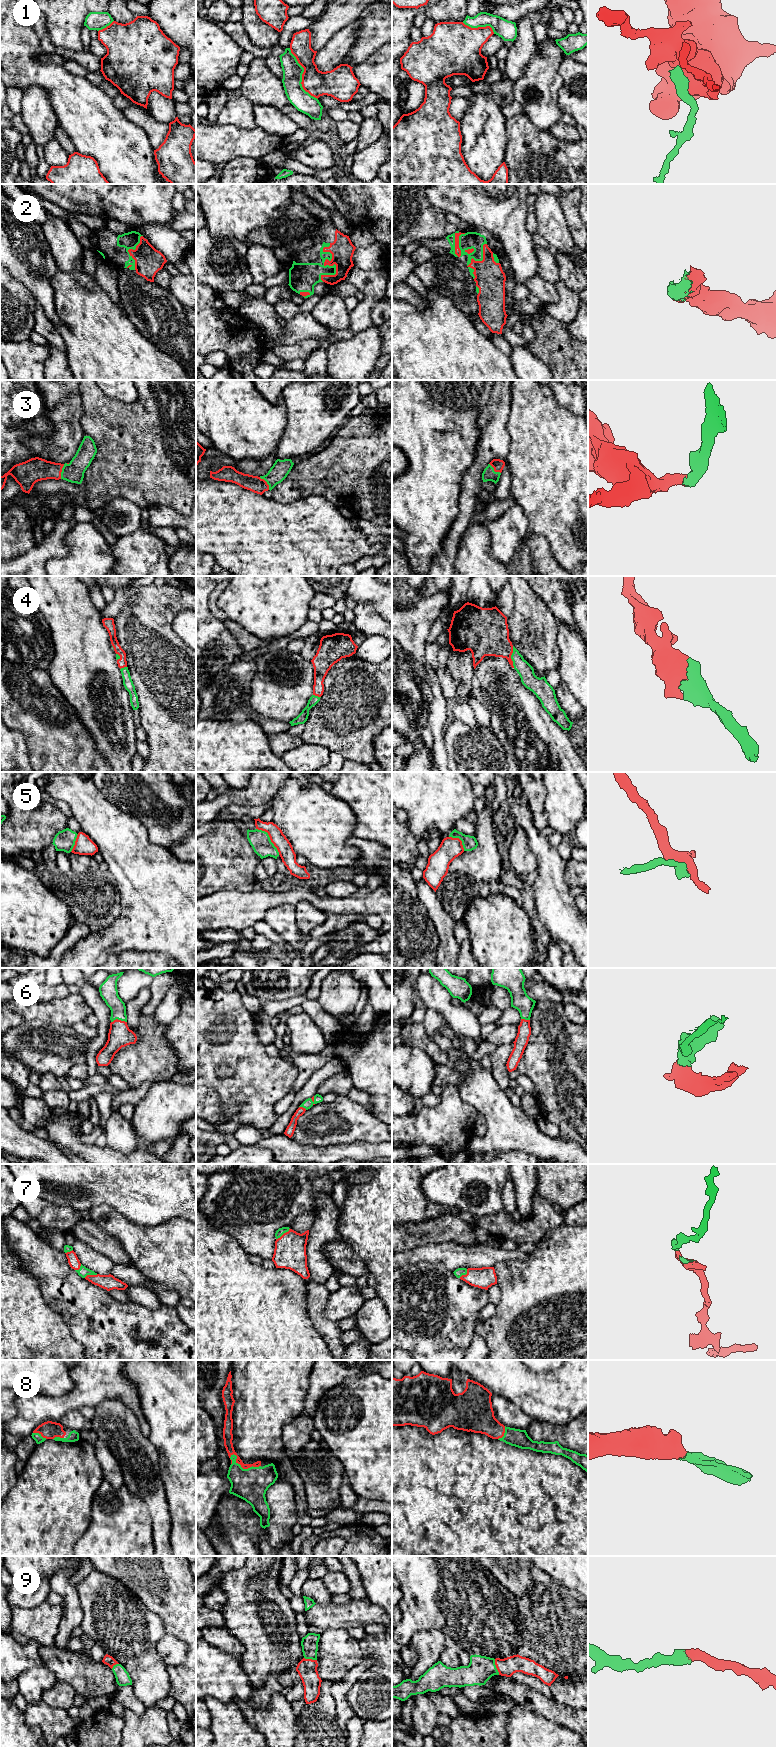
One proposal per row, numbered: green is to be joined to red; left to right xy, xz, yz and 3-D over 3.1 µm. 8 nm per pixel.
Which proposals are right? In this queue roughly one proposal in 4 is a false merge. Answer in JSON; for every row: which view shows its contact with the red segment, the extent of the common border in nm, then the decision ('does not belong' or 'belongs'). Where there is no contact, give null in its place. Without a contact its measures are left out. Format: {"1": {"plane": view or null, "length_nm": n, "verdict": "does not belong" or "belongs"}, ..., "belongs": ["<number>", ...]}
{"1": {"plane": "xz", "length_nm": 480, "verdict": "does not belong"}, "2": {"plane": "xz", "length_nm": 320, "verdict": "belongs"}, "3": {"plane": "xy", "length_nm": 120, "verdict": "belongs"}, "4": {"plane": "yz", "length_nm": 180, "verdict": "belongs"}, "5": {"plane": "xz", "length_nm": 280, "verdict": "does not belong"}, "6": {"plane": "xy", "length_nm": 130, "verdict": "belongs"}, "7": {"plane": "xz", "length_nm": 140, "verdict": "belongs"}, "8": {"plane": "xz", "length_nm": 260, "verdict": "belongs"}, "9": {"plane": "yz", "length_nm": 130, "verdict": "belongs"}, "belongs": ["2", "3", "4", "6", "7", "8", "9"]}

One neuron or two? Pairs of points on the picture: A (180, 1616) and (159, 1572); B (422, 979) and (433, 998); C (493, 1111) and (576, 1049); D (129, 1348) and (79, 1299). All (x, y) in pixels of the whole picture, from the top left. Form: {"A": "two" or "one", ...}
{"A": "one", "B": "one", "C": "two", "D": "one"}

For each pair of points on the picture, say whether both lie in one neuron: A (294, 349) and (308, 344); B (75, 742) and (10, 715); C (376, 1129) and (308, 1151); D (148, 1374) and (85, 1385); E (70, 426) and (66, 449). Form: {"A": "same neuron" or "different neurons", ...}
{"A": "same neuron", "B": "same neuron", "C": "different neurons", "D": "different neurons", "E": "same neuron"}

